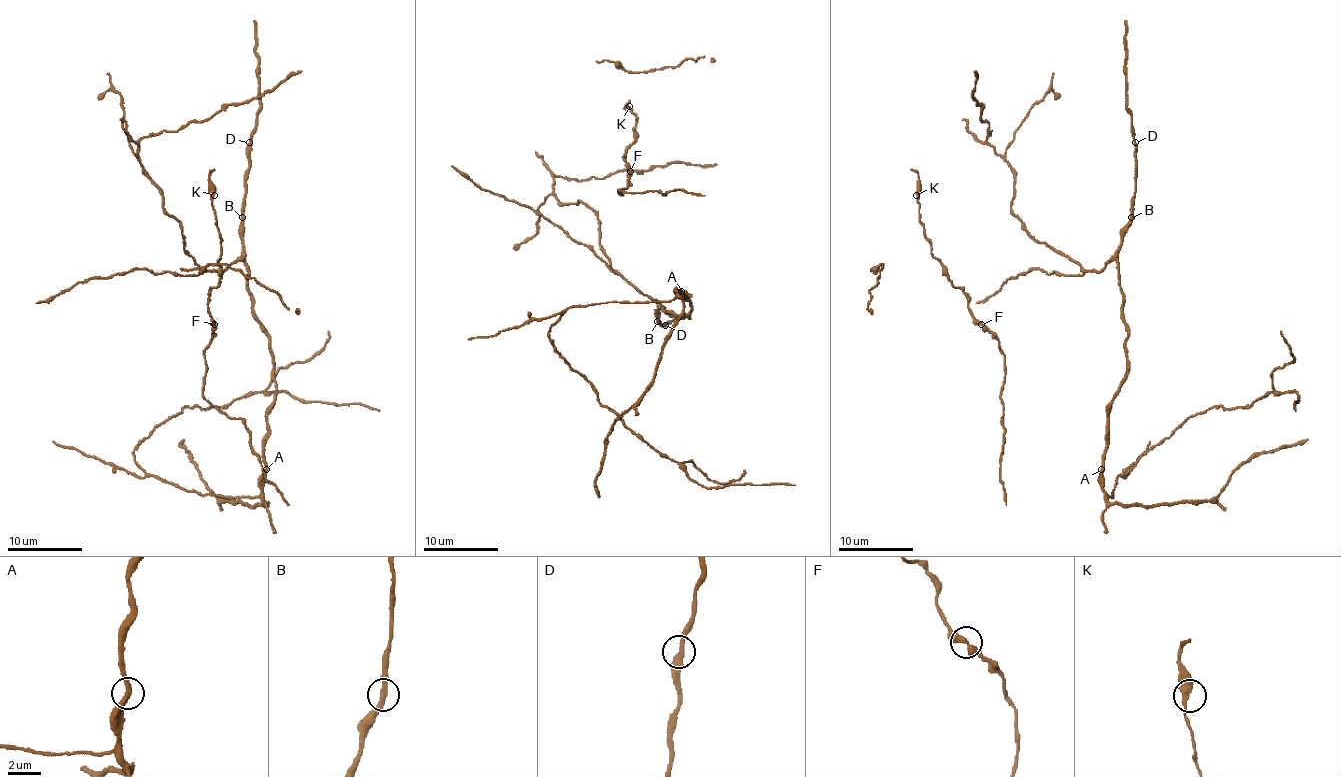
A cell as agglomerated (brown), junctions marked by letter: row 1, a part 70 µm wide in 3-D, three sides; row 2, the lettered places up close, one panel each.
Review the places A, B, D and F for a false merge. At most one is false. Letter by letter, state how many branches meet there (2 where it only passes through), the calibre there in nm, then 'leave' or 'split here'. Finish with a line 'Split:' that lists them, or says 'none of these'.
A: 2 | 320 nm | leave
B: 2 | 320 nm | leave
D: 2 | 320 nm | leave
F: 2 | 400 nm | split here
Split: F

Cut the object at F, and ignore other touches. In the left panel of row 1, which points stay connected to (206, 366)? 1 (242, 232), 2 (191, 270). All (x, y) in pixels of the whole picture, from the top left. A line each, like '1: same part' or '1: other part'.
1: same part
2: same part

